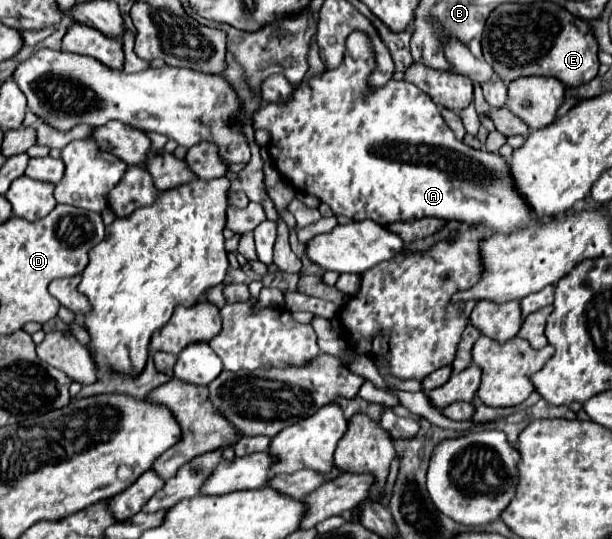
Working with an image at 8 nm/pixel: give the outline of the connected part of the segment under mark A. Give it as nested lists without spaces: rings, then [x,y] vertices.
[[[355,33],[347,39],[347,55],[339,69],[301,81],[285,103],[263,103],[253,113],[253,129],[265,129],[271,135],[269,153],[281,177],[301,193],[327,203],[335,215],[351,221],[371,219],[387,225],[393,221],[439,217],[483,225],[495,233],[507,233],[537,221],[515,191],[505,159],[497,153],[471,149],[455,139],[441,117],[441,109],[419,87],[407,81],[389,81],[385,87],[365,95],[365,79],[373,71],[373,65],[376,63],[367,37]]]

